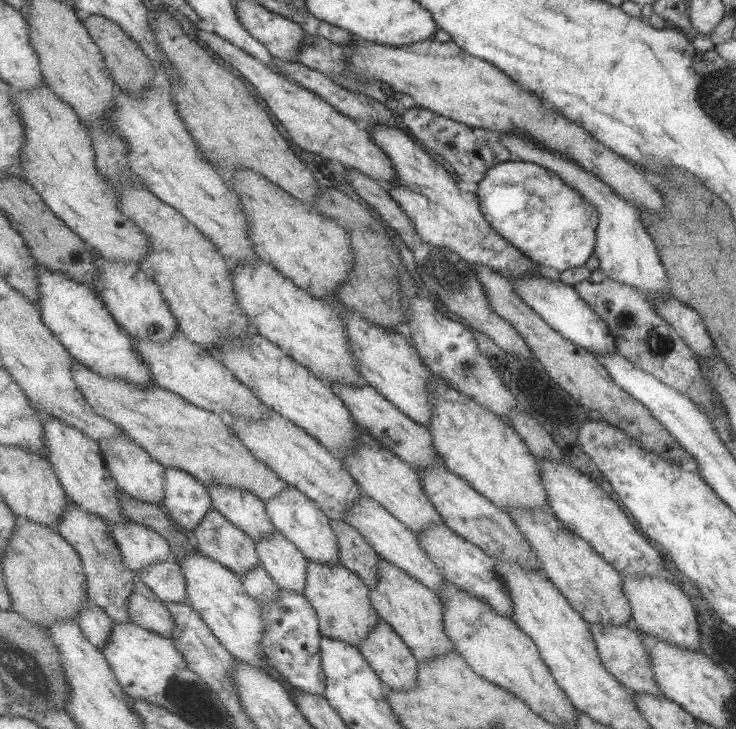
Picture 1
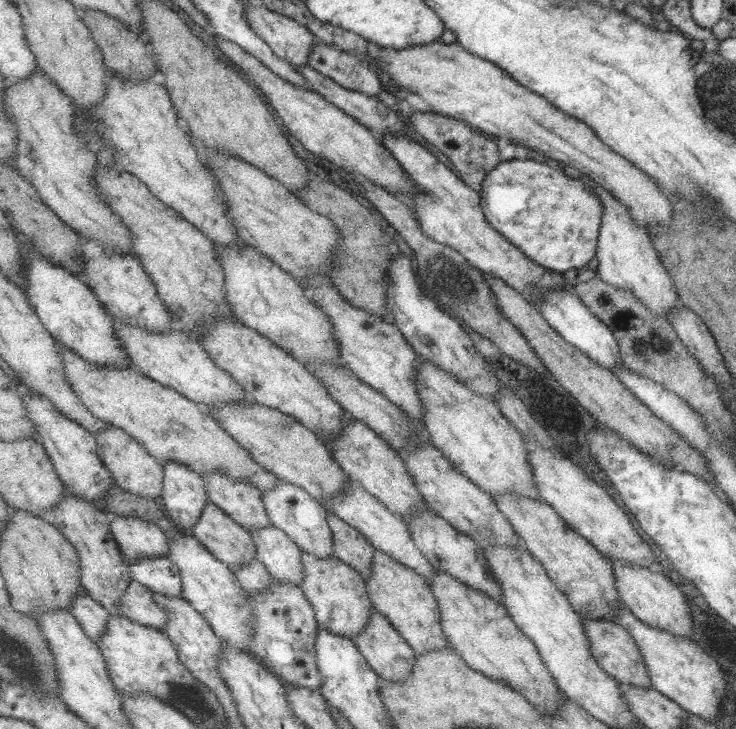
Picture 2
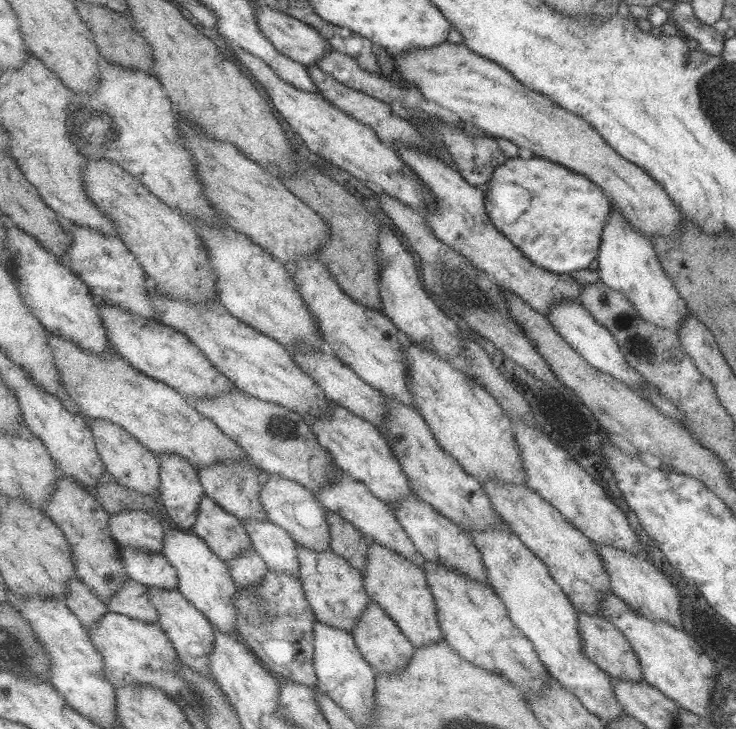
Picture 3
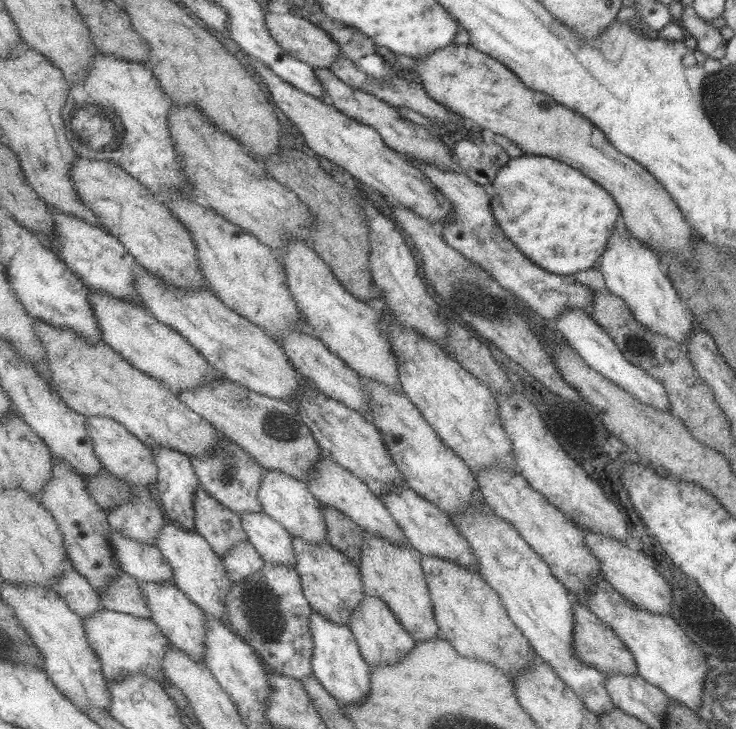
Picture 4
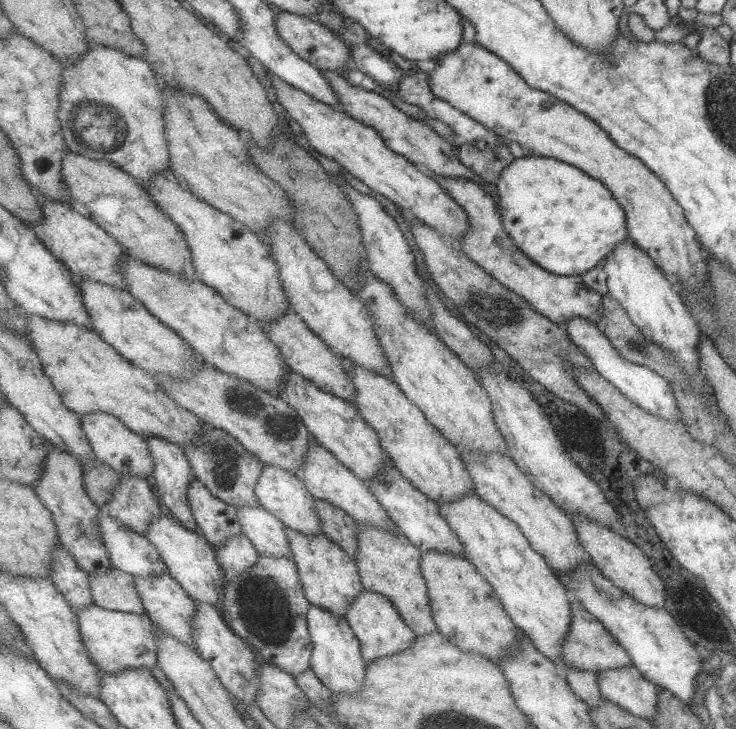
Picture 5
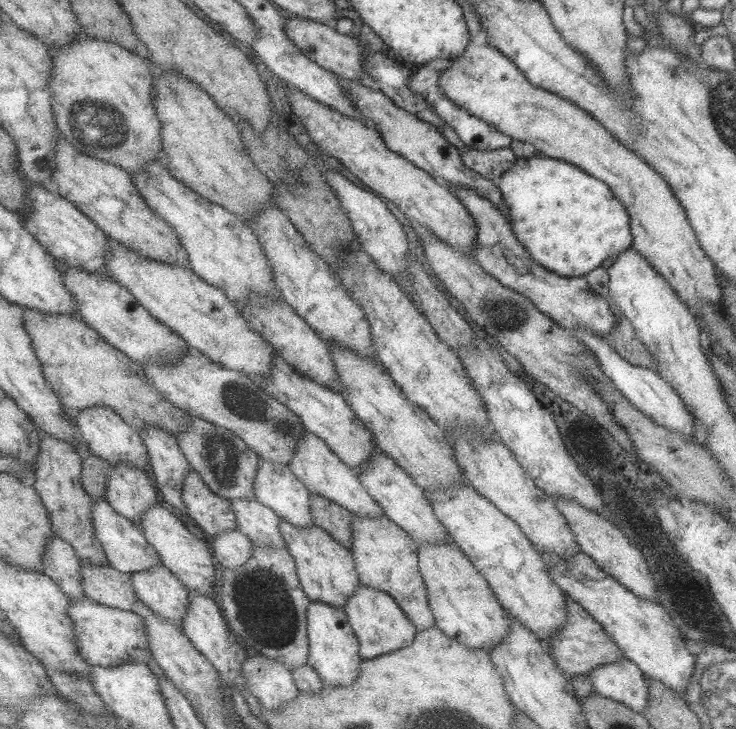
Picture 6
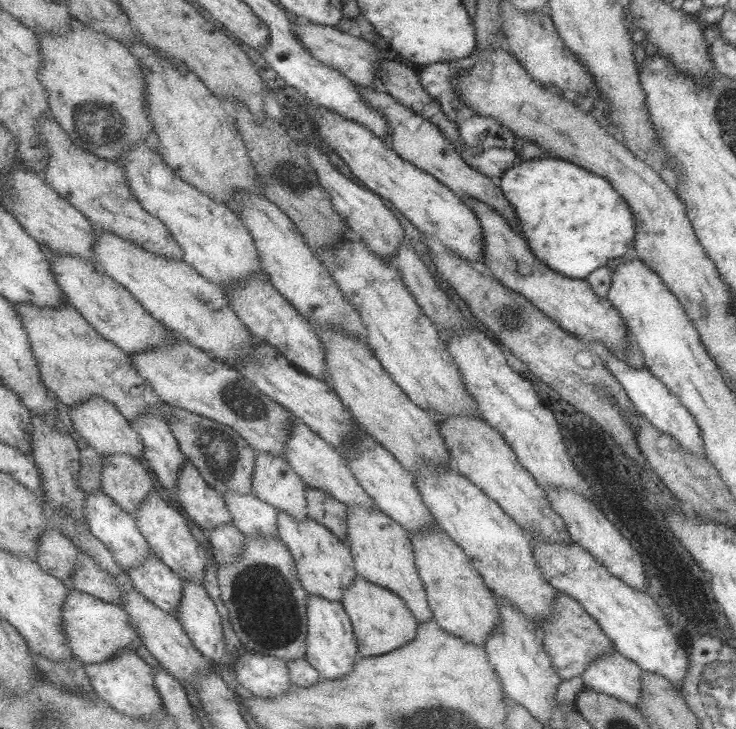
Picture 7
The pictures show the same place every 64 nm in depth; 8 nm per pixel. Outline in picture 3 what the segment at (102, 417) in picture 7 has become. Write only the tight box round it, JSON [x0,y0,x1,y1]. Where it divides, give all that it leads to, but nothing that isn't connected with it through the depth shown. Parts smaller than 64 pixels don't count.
[90,419,162,495]

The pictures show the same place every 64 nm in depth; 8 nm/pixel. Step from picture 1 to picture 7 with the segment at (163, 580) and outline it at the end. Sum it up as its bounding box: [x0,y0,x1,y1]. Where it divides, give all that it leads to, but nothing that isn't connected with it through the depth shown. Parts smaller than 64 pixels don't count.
[85,489,156,572]

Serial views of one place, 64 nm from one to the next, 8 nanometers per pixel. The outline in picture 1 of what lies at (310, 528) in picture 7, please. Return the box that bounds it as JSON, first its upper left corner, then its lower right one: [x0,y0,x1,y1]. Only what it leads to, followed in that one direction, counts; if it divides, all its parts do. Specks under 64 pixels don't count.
[305,560,380,648]

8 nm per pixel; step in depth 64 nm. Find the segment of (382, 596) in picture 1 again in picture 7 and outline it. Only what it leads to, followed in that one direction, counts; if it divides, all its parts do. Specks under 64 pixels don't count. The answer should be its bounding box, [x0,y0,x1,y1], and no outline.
[348,505,433,623]

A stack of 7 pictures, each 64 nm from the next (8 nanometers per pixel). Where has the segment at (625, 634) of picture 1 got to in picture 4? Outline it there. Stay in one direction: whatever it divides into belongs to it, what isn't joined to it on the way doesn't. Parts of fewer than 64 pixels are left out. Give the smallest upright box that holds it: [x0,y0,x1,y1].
[572,600,635,676]

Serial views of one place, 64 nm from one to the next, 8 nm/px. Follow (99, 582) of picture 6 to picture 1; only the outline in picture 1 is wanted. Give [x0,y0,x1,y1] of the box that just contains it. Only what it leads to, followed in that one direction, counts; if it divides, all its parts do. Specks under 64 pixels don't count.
[129,581,175,639]

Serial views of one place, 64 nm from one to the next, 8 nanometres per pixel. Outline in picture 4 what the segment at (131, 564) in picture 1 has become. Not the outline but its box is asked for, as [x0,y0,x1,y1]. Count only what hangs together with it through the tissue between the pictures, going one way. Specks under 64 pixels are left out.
[108,487,168,545]

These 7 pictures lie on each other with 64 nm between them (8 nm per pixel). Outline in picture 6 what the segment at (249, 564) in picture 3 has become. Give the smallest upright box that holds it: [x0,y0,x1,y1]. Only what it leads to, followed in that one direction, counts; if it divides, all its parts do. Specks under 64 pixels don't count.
[209,528,255,569]

